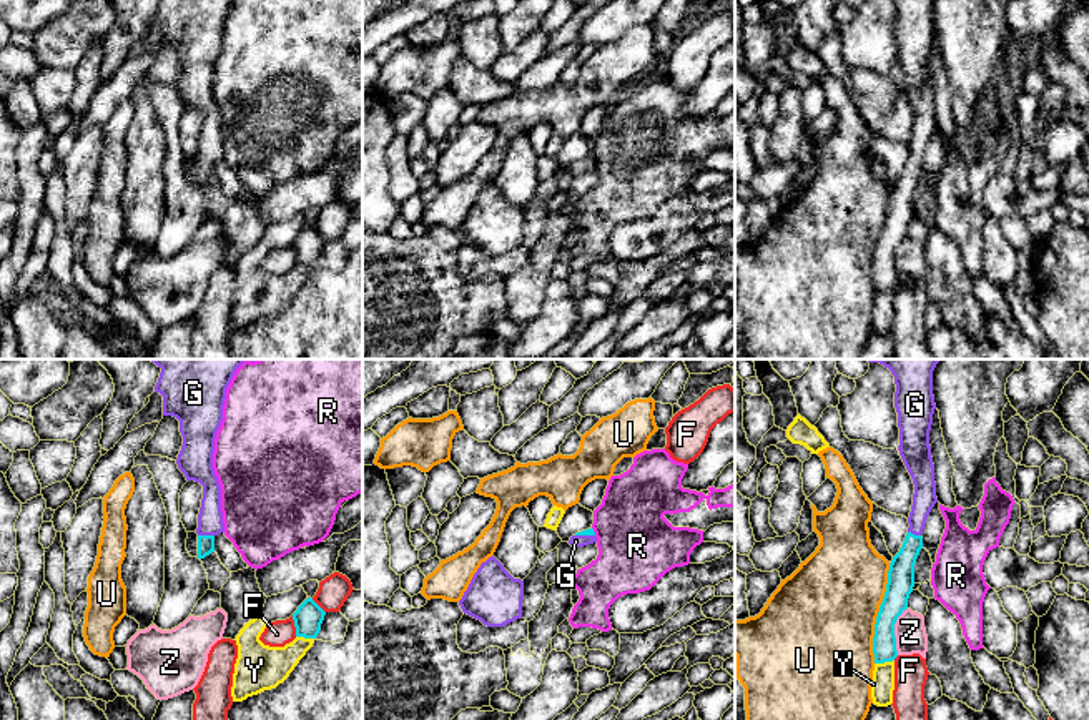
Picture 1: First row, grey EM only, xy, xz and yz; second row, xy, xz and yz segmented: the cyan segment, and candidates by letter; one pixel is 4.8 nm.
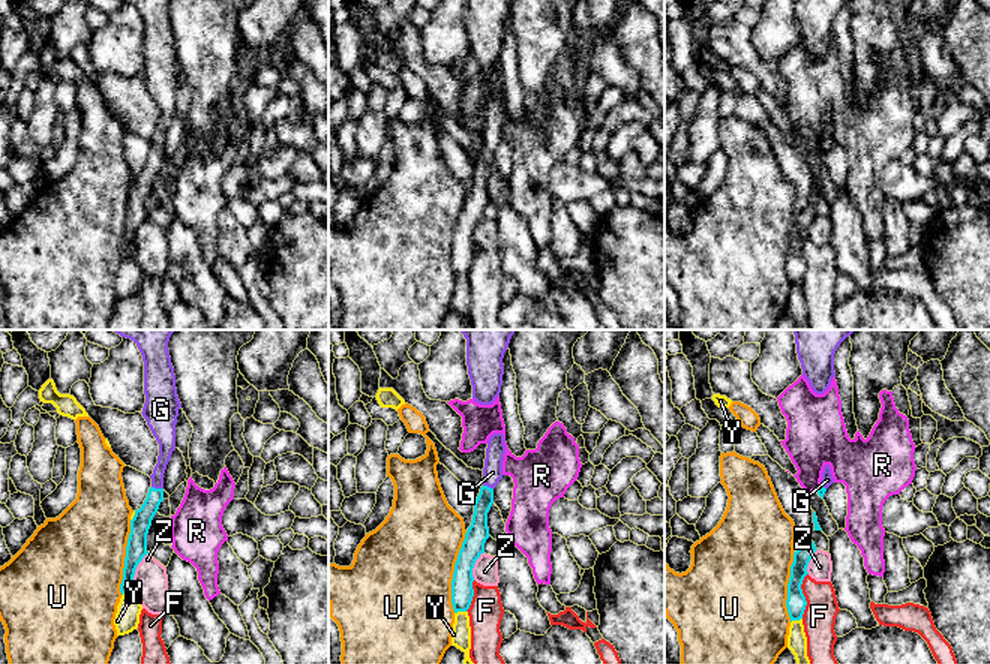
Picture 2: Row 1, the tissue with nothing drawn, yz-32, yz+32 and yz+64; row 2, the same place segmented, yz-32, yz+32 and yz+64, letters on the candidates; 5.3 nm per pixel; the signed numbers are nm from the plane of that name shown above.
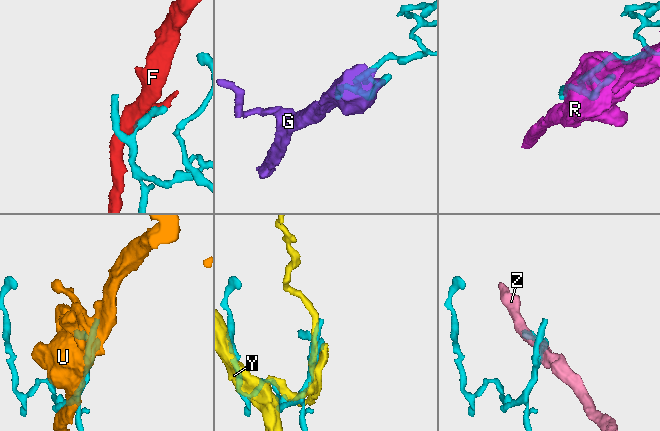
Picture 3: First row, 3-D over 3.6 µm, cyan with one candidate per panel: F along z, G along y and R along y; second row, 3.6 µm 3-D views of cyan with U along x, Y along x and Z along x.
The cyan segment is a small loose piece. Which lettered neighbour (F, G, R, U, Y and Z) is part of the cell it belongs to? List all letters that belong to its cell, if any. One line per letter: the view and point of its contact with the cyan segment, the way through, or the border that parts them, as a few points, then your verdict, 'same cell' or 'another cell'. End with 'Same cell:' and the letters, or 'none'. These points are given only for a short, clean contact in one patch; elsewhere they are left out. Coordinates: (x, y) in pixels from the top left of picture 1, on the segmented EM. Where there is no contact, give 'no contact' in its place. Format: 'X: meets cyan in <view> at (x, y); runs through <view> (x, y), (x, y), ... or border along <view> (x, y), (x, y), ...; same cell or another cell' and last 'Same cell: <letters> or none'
F: meets cyan in xy at (295, 626); another cell
G: meets cyan in xy at (206, 536); runs through xy (205, 542), (206, 536), (210, 519); same cell
R: meets cyan in xz at (592, 531); border along xz (592, 527), (596, 534); another cell
U: meets cyan in yz at (878, 614); another cell
Y: meets cyan in yz at (883, 662); another cell
Z: meets cyan in yz at (893, 631); another cell
Same cell: G

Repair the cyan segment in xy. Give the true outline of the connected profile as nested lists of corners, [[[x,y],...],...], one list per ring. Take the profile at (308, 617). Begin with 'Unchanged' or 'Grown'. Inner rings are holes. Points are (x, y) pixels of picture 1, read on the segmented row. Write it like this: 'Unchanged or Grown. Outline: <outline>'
Unchanged. Outline: [[[309,597],[293,614],[296,637],[316,639],[326,612]]]

